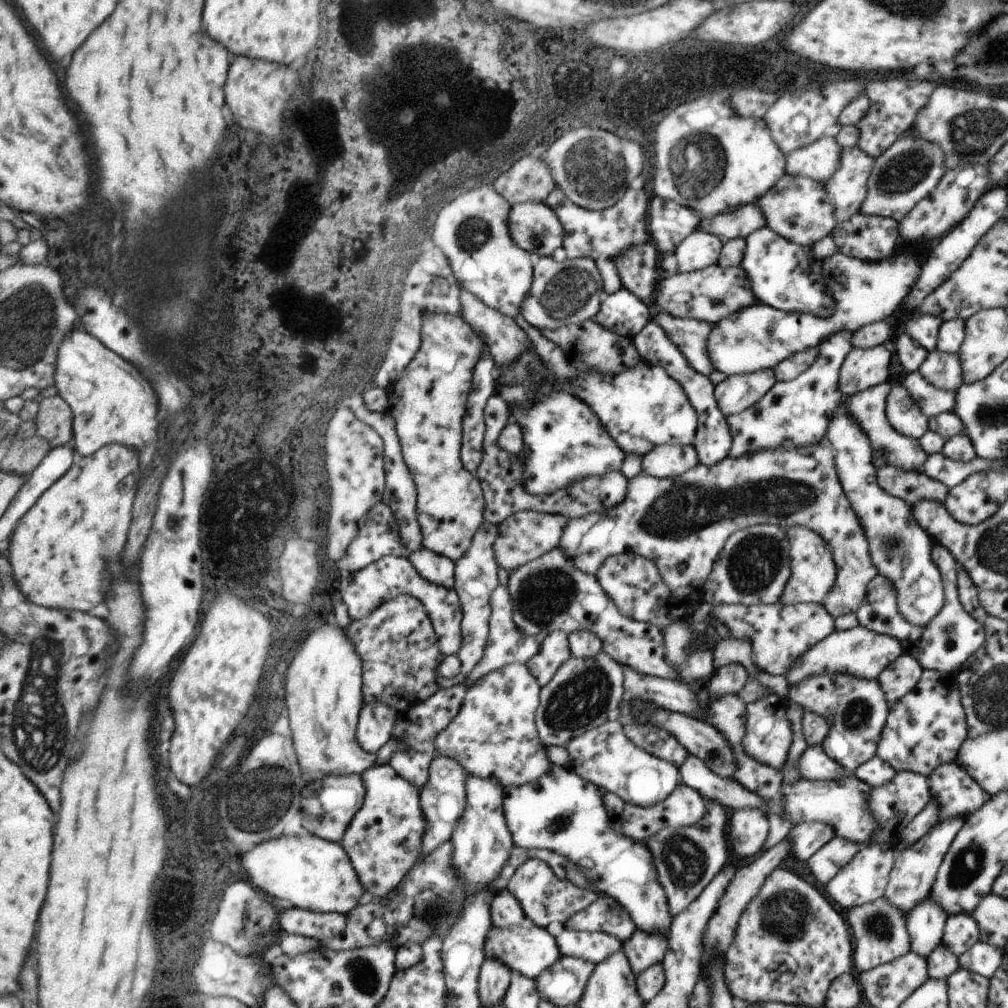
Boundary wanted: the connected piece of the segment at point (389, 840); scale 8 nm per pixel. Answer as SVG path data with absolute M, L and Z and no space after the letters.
M389 764L373 766L361 778L365 784L365 800L341 844L353 858L359 882L367 894L365 900L385 898L421 858L427 822L421 810L419 788L401 778Z

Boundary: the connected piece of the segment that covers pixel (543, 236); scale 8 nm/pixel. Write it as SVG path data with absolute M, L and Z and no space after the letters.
M511 204L509 232L517 246L531 252L533 258L549 258L561 246L561 222L547 204Z

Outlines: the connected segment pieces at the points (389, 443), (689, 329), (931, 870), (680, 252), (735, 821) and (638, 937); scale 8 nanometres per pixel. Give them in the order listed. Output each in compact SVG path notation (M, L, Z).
M359 406L357 408L357 420L365 422L369 428L373 428L377 432L377 436L383 440L383 466L385 466L385 490L383 490L383 504L387 504L399 524L399 536L401 536L401 542L405 544L405 548L409 548L411 552L417 552L423 548L423 536L421 536L421 530L419 530L419 522L417 522L417 488L415 488L415 482L413 482L413 476L403 460L403 454L401 454L401 442L399 442L399 436L397 436L397 430L395 430L395 418L389 414L389 412L371 412L367 410L365 406Z
M665 312L657 314L653 322L657 322L667 332L669 340L681 350L681 354L687 358L687 366L691 366L697 374L709 378L709 374L715 370L707 350L713 324L701 320L677 318Z
M953 818L953 820L941 822L941 824L935 824L917 844L909 846L901 854L895 854L893 870L891 870L889 884L887 884L887 890L885 890L883 898L889 900L899 912L903 912L905 918L915 908L915 904L923 902L929 896L931 886L935 882L935 876L937 876L937 870L939 870L939 866L943 862L943 856L947 854L951 842L957 836L957 832L963 826L963 822L965 822L965 818Z
M695 230L673 252L677 274L707 270L709 266L715 266L719 262L721 252L723 252L723 240L721 238Z
M737 810L733 812L729 826L729 840L733 846L735 858L751 858L765 852L765 842L769 842L769 820L759 810Z
M635 930L635 934L623 942L623 954L627 956L631 970L635 974L635 978L655 966L663 962L663 956L667 952L669 944L667 944L667 934L645 934L641 930Z

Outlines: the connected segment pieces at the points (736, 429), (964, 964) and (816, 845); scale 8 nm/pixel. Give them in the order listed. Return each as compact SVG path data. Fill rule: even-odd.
M839 332L829 336L825 342L817 346L819 356L815 362L799 374L791 382L777 382L767 390L767 394L747 410L729 416L729 430L733 436L733 446L729 450L729 458L737 460L741 456L751 456L767 450L797 450L803 446L817 446L825 442L829 426L833 422L833 414L843 402L843 394L839 390L839 370L853 350L851 334Z
M981 940L967 952L959 956L959 968L979 974L985 980L991 980L997 972L997 968L1003 962L1003 952L991 944L983 944Z
M807 822L799 826L791 826L785 842L791 846L789 854L793 854L795 860L807 862L815 852L819 852L827 842L835 838L835 832L831 826L825 826L821 822Z

